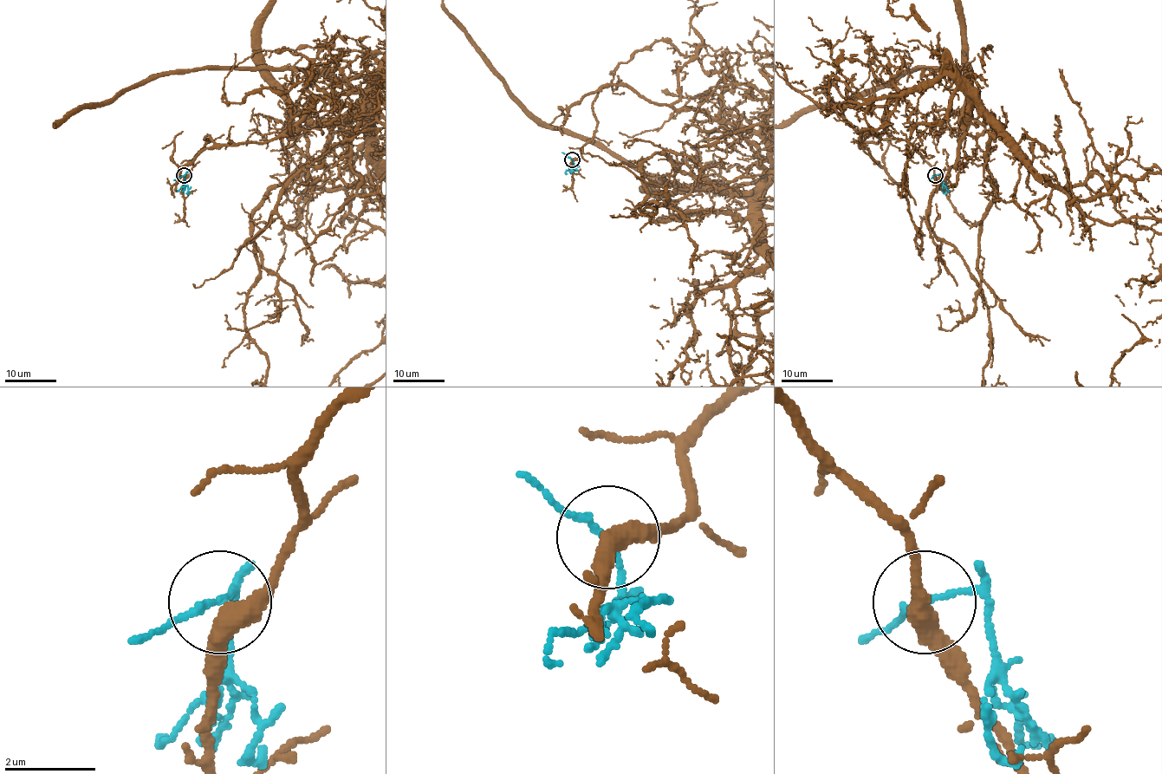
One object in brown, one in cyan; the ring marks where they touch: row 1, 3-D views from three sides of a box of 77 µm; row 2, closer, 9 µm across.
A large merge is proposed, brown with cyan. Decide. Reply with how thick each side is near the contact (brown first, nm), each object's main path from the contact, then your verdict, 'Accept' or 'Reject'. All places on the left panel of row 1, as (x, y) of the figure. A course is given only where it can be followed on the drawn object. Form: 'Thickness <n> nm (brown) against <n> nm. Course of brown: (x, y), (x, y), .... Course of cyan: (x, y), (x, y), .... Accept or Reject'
Thickness 400 nm (brown) against 110 nm. Course of cyan: (184, 176), (185, 185), (177, 191). Reject

